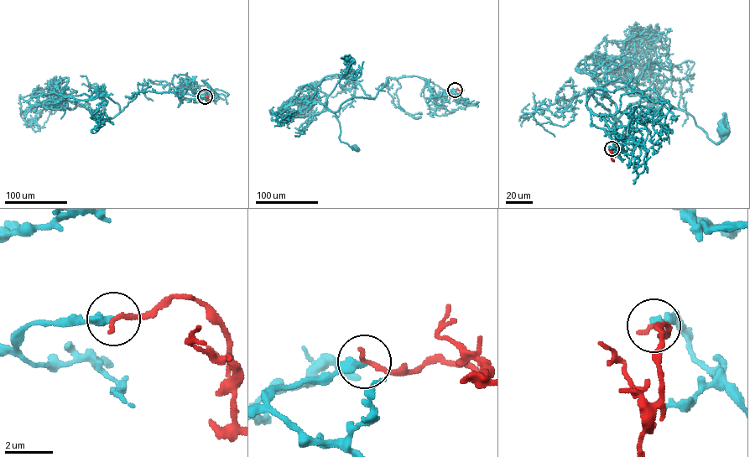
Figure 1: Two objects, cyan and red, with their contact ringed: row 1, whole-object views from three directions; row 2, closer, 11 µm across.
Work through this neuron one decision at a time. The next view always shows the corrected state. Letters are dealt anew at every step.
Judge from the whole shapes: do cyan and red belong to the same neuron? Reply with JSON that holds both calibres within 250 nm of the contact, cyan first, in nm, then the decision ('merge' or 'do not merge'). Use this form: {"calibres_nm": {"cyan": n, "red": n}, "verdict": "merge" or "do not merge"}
{"calibres_nm": {"cyan": 380, "red": 240}, "verdict": "merge"}

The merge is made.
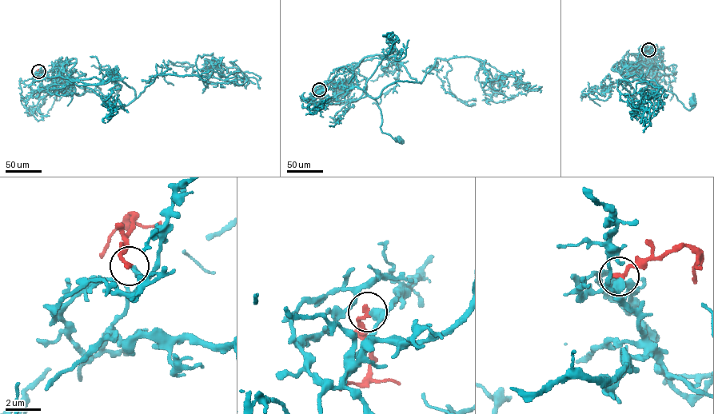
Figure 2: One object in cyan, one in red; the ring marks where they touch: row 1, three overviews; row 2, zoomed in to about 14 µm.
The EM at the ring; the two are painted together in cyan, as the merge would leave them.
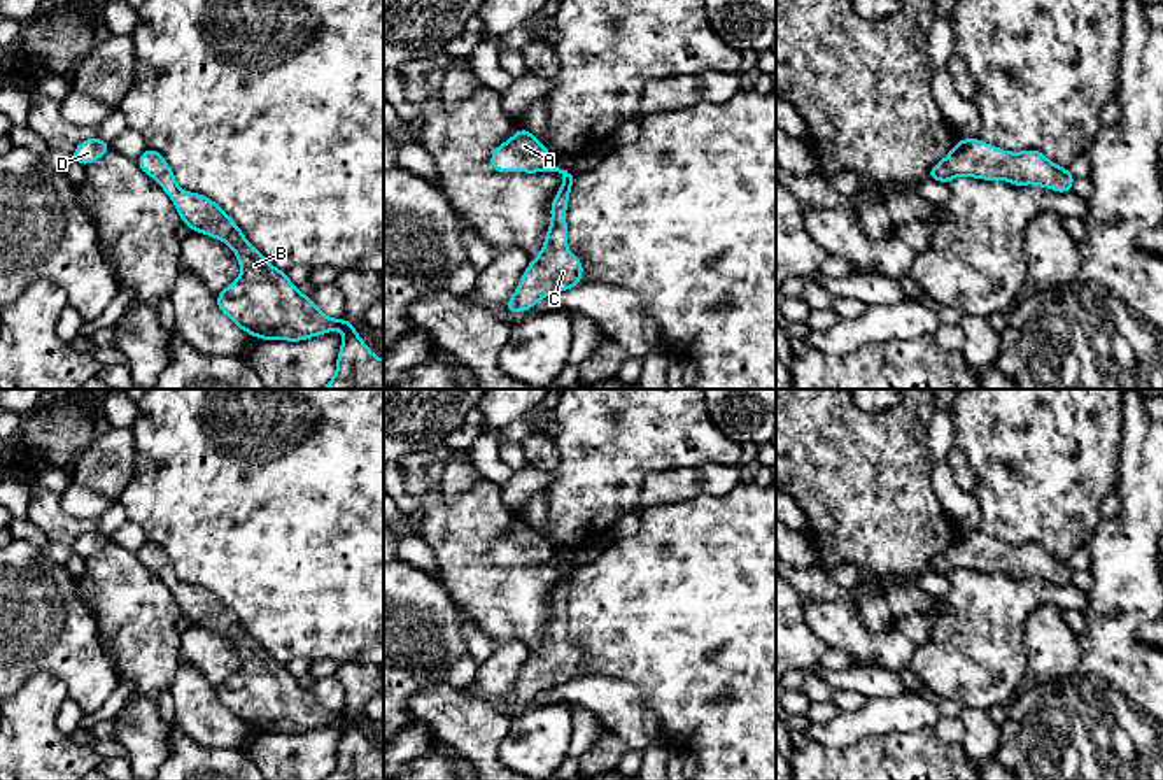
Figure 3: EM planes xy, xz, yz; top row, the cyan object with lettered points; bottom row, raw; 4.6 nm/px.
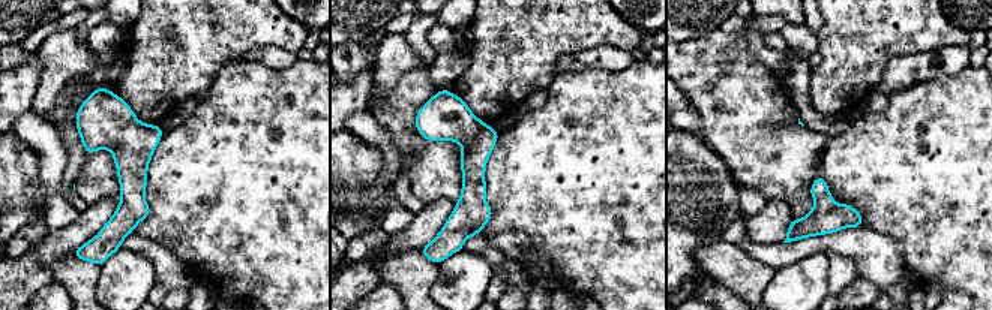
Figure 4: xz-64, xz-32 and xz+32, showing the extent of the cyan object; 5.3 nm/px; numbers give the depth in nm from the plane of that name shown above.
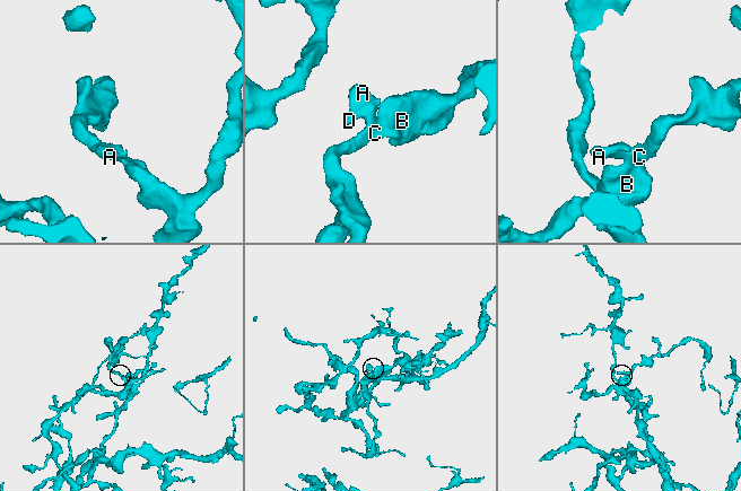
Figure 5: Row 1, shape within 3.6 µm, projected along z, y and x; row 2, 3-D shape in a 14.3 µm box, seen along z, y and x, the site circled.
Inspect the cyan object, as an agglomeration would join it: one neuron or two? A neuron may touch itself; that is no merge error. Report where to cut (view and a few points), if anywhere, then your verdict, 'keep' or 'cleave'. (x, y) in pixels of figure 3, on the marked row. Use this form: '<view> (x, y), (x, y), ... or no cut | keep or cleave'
no cut | keep

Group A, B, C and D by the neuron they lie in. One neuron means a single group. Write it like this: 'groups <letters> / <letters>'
groups A B C D

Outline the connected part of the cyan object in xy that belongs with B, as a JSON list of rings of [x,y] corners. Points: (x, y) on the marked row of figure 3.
[[[147,147],[137,163],[172,198],[180,221],[191,231],[226,242],[236,254],[242,275],[215,298],[219,310],[238,330],[261,340],[289,342],[342,330],[343,344],[338,351],[336,373],[322,389],[384,389],[384,359],[368,349],[352,323],[322,314],[285,272],[275,268],[247,242],[236,223],[217,203],[180,189],[158,151]]]

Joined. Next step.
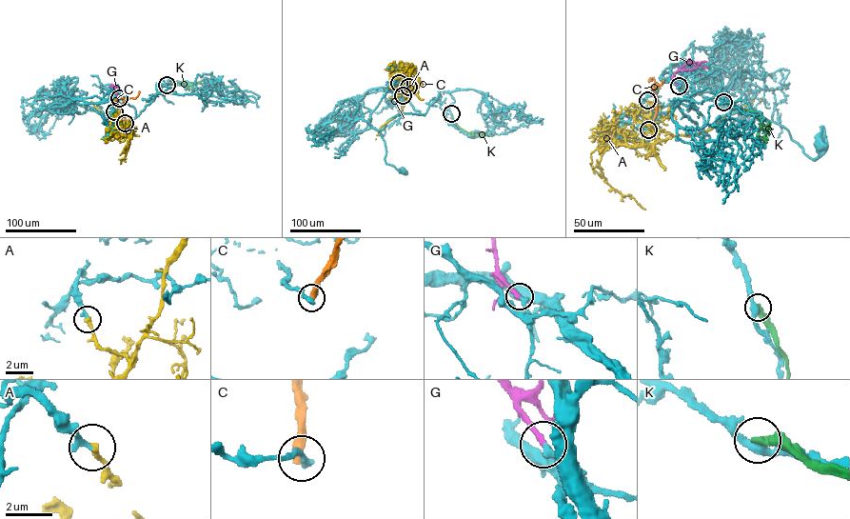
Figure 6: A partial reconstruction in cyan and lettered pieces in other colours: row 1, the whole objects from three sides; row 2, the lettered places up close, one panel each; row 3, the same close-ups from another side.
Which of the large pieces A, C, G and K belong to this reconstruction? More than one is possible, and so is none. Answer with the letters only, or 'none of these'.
G

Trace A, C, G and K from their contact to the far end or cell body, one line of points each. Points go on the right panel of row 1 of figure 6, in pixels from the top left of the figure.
A: (647, 100), (651, 105), (651, 124), (672, 136), (643, 145), (609, 148), (600, 162), (605, 181), (645, 209)
C: (648, 129), (656, 112), (656, 93), (652, 86), (651, 89), (663, 80)
G: (679, 87), (672, 76), (680, 68), (692, 62), (706, 68)
K: (723, 102), (757, 114), (763, 125), (757, 139), (765, 141)

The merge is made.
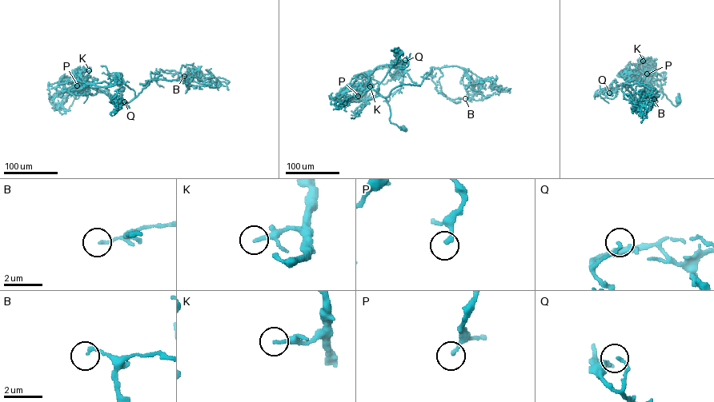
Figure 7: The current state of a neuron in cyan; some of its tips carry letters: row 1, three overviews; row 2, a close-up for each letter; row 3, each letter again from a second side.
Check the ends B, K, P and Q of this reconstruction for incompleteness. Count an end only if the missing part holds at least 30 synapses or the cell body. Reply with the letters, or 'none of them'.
none of them

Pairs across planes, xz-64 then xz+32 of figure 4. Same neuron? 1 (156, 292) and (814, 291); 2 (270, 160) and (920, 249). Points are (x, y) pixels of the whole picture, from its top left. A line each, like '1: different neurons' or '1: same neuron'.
1: different neurons
2: same neuron

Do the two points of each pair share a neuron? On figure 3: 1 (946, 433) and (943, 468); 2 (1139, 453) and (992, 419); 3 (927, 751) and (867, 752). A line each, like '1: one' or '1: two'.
1: one
2: two
3: one

